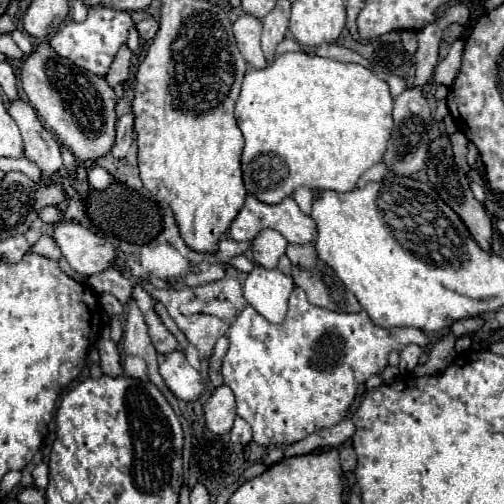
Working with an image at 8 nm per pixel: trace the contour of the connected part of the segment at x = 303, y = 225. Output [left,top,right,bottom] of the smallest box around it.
[227,196,315,244]

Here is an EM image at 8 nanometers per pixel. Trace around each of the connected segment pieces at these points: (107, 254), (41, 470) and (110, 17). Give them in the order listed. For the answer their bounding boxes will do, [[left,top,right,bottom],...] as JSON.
[[53,222,117,276],[33,462,49,490],[51,6,135,76]]

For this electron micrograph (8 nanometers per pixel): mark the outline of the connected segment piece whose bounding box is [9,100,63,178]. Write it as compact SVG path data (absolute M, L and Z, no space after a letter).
M13 100L9 102L9 114L21 130L25 156L41 168L43 178L51 178L55 172L59 172L63 166L59 142L51 130L45 130L35 110L25 100Z

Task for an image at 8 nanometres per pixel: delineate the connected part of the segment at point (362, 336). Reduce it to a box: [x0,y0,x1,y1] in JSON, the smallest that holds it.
[221,288,429,446]

